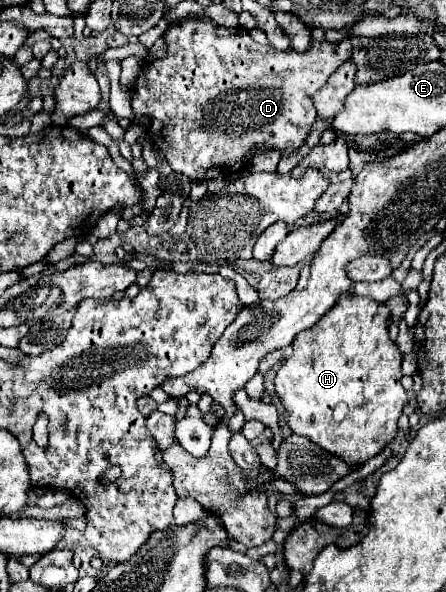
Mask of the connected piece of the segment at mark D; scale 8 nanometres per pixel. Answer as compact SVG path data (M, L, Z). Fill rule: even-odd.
M191 17L191 19L181 19L181 21L177 21L177 23L171 23L171 25L167 27L167 31L165 31L163 37L165 37L165 43L167 43L167 47L169 47L169 49L167 49L167 57L165 57L165 59L159 59L159 61L149 61L149 63L143 67L143 71L139 73L137 83L135 83L133 113L135 113L137 117L141 117L141 115L151 117L151 127L157 127L157 129L149 129L149 131L147 131L147 133L149 133L149 139L151 139L155 145L159 145L161 153L165 155L165 159L169 161L169 165L171 165L173 171L179 171L179 173L187 175L187 177L193 179L193 181L217 179L217 177L229 175L229 171L235 173L235 171L247 167L247 163L249 163L249 159L251 159L253 155L261 153L261 151L267 151L267 149L279 149L283 155L295 153L295 151L303 145L303 141L305 141L305 137L309 135L311 125L313 125L313 121L315 121L315 117L317 117L315 105L313 105L313 99L311 99L313 93L315 93L319 87L323 87L323 85L327 83L329 75L331 75L339 65L343 65L347 59L351 59L351 41L349 41L349 39L343 39L343 41L339 41L339 43L329 43L329 41L317 43L317 41L311 41L309 49L303 51L303 53L297 53L297 51L293 51L293 49L291 49L291 51L277 51L277 49L273 49L271 45L259 45L259 43L255 43L243 27L231 27L231 29L227 29L227 27L215 25L215 23L209 21L209 19L193 19L193 17Z

